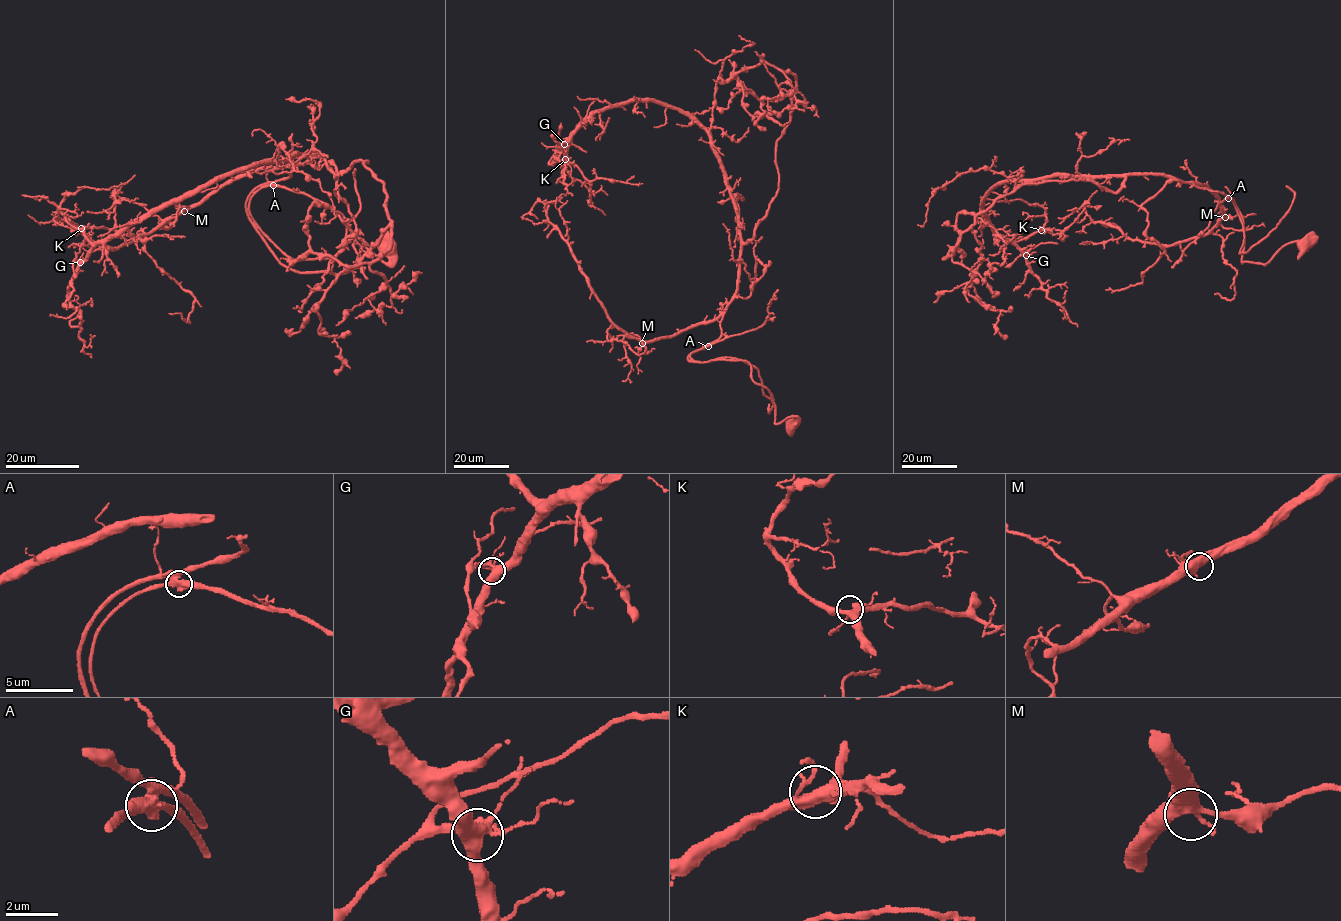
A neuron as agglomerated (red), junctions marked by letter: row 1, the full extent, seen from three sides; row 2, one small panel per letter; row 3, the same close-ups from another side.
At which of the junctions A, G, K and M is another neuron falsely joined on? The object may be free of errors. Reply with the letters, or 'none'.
A

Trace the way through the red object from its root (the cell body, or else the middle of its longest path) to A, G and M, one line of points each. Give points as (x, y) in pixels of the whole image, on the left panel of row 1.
A: (387, 246), (382, 262), (363, 242), (342, 273), (285, 267), (249, 209), (251, 197), (273, 185)
G: (387, 246), (382, 262), (363, 242), (338, 274), (279, 261), (249, 201), (314, 153), (211, 180), (80, 262)
M: (387, 246), (382, 262), (363, 242), (342, 273), (285, 267), (249, 201), (295, 165), (252, 171), (184, 211)

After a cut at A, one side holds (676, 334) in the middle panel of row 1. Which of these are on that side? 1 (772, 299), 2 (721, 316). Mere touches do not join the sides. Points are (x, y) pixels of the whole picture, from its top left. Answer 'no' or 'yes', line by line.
1: no
2: yes

